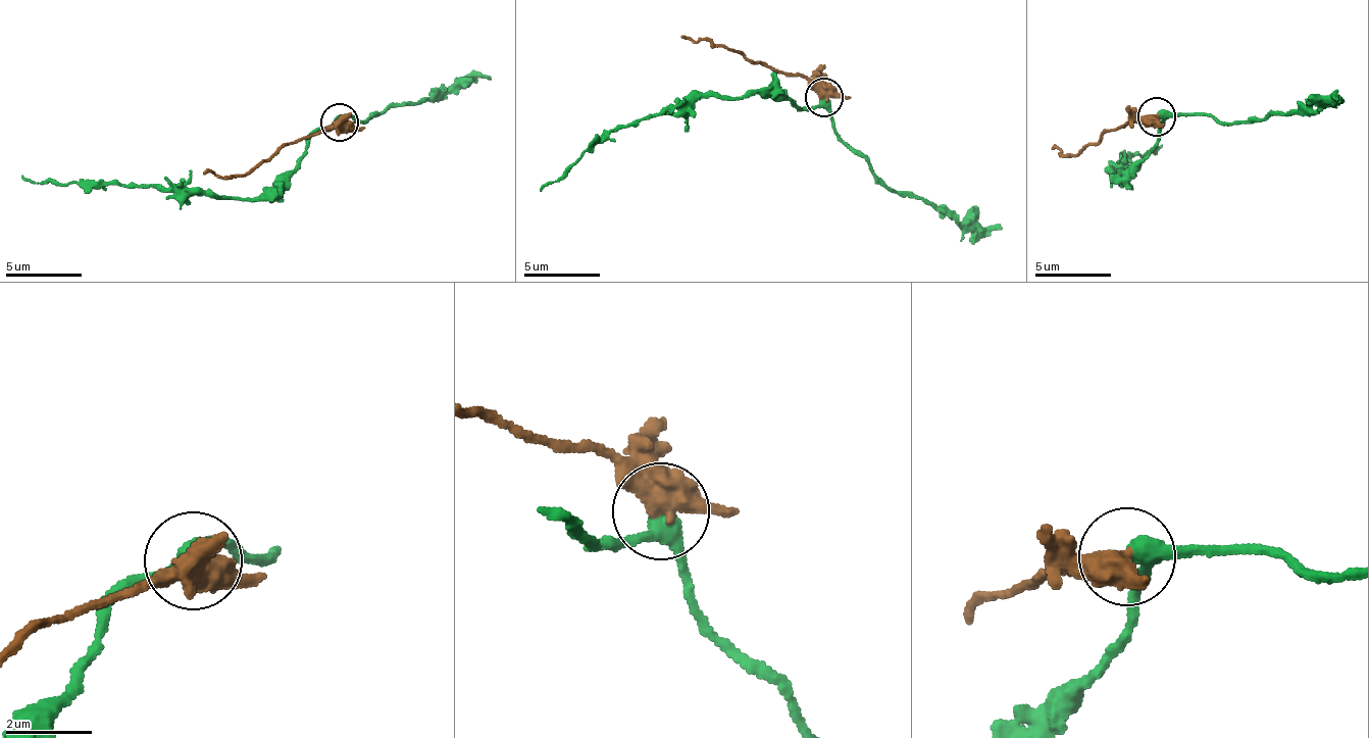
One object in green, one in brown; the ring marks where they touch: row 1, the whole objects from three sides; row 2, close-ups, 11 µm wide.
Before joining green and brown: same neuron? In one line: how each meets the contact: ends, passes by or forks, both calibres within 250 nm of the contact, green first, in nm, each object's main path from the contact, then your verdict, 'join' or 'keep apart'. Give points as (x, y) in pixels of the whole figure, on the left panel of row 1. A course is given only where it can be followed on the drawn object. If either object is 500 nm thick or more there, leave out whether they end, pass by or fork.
380/500 nm | green via (341, 121), (315, 132), (304, 151), (258, 196), (217, 200), (180, 197), (153, 189), (31, 182), (21, 174) | brown via (341, 121), (286, 144), (247, 173), (202, 175) | join

